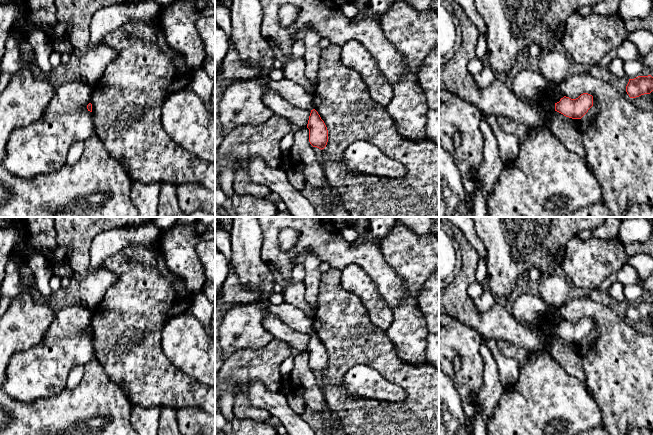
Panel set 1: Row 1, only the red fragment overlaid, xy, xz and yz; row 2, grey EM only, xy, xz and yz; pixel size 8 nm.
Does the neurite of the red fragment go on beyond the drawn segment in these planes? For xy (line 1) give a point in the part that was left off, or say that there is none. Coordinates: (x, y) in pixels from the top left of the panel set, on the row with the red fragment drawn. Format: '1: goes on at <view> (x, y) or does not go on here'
1: does not go on here

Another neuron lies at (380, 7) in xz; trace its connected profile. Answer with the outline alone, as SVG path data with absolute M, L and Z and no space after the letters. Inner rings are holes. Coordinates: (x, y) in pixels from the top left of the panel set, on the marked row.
M369 0L369 8L374 11L374 17L379 19L396 0Z

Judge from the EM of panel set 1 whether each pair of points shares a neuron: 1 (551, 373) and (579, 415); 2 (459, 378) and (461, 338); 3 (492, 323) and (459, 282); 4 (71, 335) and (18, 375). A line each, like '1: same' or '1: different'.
1: same
2: same
3: same
4: same

